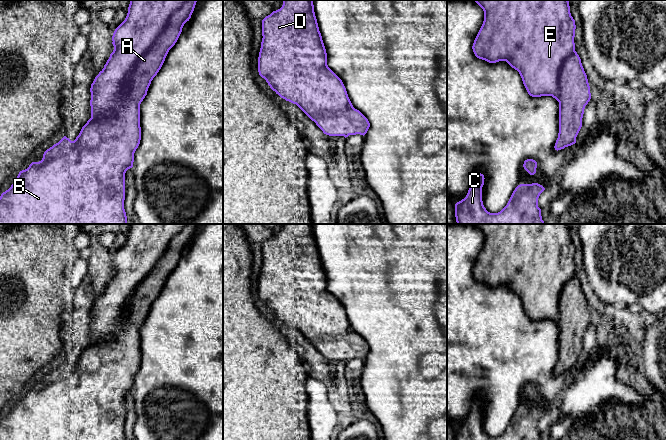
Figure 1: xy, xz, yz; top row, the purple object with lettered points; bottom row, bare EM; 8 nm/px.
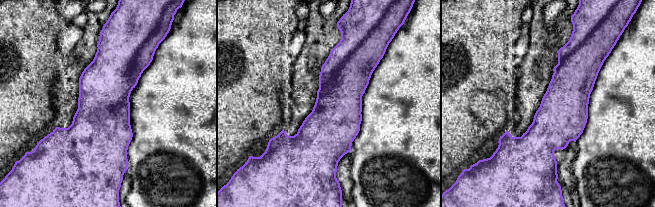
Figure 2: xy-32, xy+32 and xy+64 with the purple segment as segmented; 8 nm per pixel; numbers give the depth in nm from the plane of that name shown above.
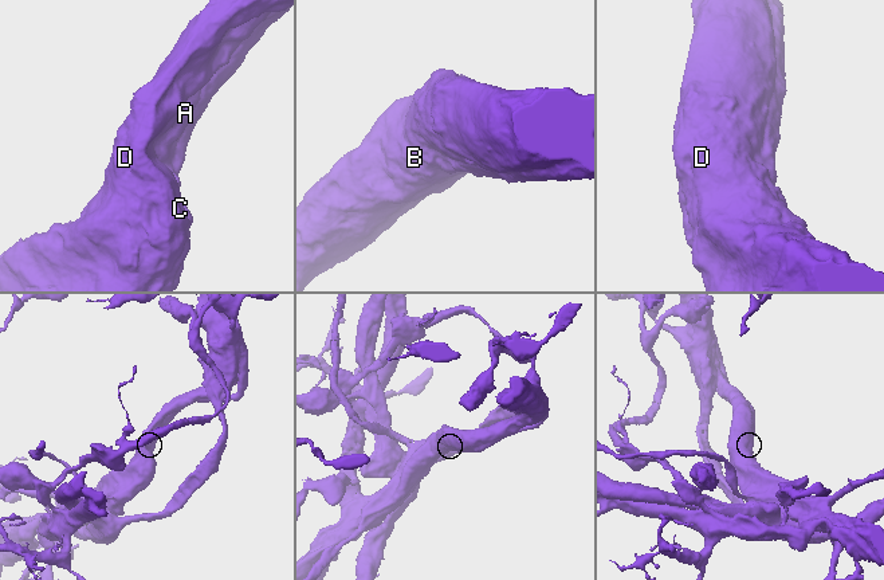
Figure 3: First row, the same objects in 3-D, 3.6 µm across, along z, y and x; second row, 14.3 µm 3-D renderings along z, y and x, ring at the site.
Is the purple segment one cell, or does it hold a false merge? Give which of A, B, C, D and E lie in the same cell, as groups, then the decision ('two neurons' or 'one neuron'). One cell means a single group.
A B C D E | one neuron

